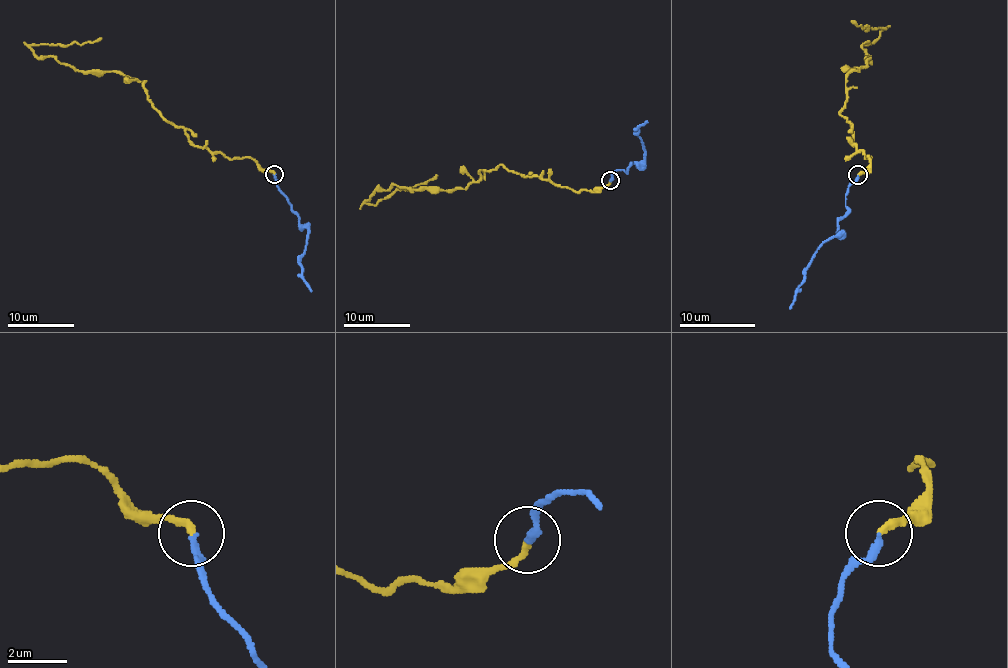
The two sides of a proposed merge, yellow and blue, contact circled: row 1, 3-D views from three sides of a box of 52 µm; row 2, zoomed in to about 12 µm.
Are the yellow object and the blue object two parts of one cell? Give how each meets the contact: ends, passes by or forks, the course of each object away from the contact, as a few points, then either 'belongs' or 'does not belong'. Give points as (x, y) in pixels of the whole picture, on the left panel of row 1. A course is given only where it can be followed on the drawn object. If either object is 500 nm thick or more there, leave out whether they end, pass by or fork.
yellow ends; blue ends; course yellow (274, 173), (252, 158), (197, 147), (153, 106), (143, 81), (115, 71), (78, 71), (30, 46), (102, 38); course blue (274, 175), (279, 190), (307, 228), (309, 238), (300, 267), (310, 292); does not belong

